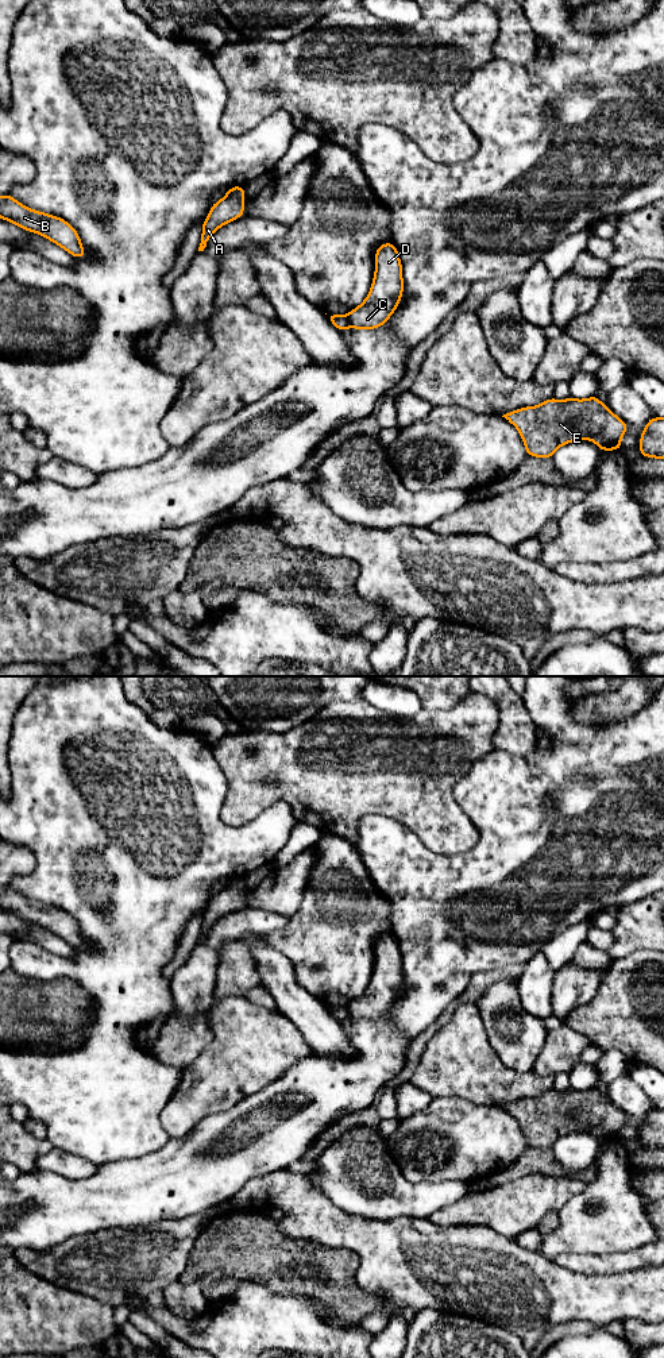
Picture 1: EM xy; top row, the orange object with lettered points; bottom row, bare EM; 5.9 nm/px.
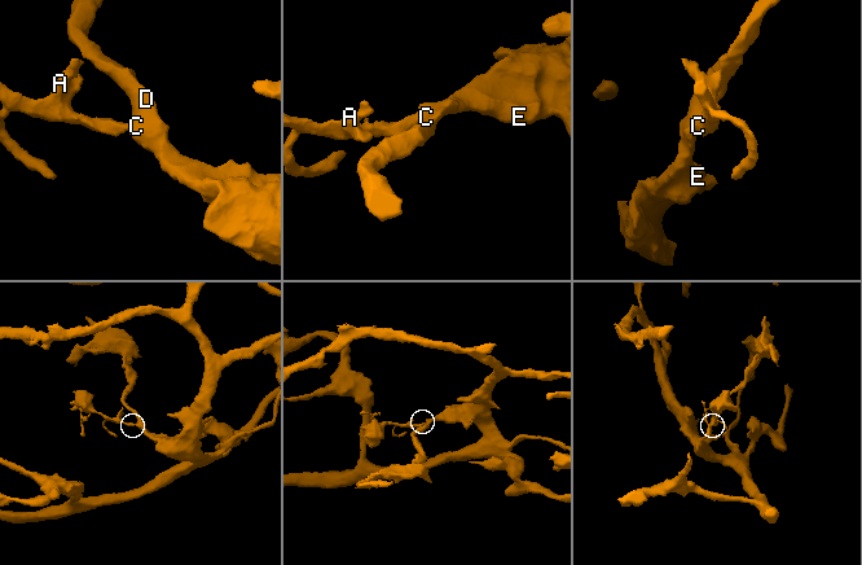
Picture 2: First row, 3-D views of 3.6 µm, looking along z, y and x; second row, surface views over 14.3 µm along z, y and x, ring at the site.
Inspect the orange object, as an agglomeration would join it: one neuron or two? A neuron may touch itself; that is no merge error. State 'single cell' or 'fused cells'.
fused cells

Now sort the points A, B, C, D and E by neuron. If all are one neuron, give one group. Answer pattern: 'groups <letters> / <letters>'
groups A B / C D E

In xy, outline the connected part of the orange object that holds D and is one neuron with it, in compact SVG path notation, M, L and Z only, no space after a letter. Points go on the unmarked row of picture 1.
M393 934L375 944L375 965L366 991L347 1008L351 1019L374 1021L383 1016L399 996L404 983L402 956Z

